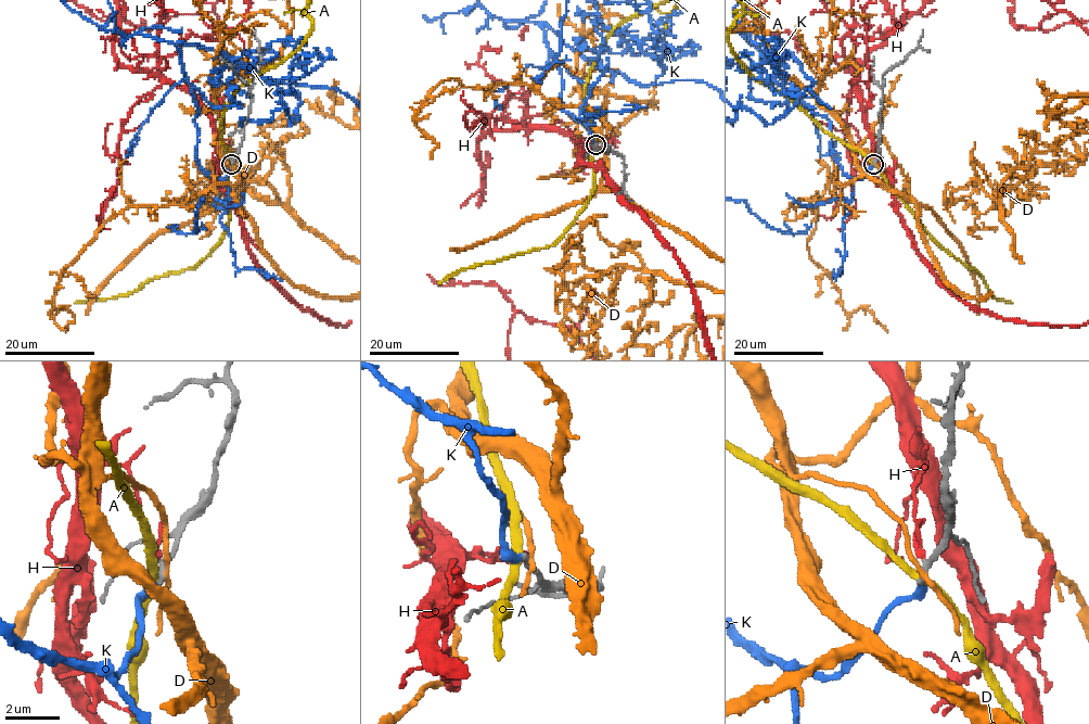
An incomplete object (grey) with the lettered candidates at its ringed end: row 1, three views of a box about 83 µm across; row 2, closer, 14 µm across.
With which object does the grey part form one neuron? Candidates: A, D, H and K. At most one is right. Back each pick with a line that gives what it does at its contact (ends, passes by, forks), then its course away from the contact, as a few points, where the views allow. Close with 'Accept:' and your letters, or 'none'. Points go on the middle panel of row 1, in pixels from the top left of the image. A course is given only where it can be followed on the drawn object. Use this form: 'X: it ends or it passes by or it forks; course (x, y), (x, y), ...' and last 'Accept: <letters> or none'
K: it ends
Accept: K

